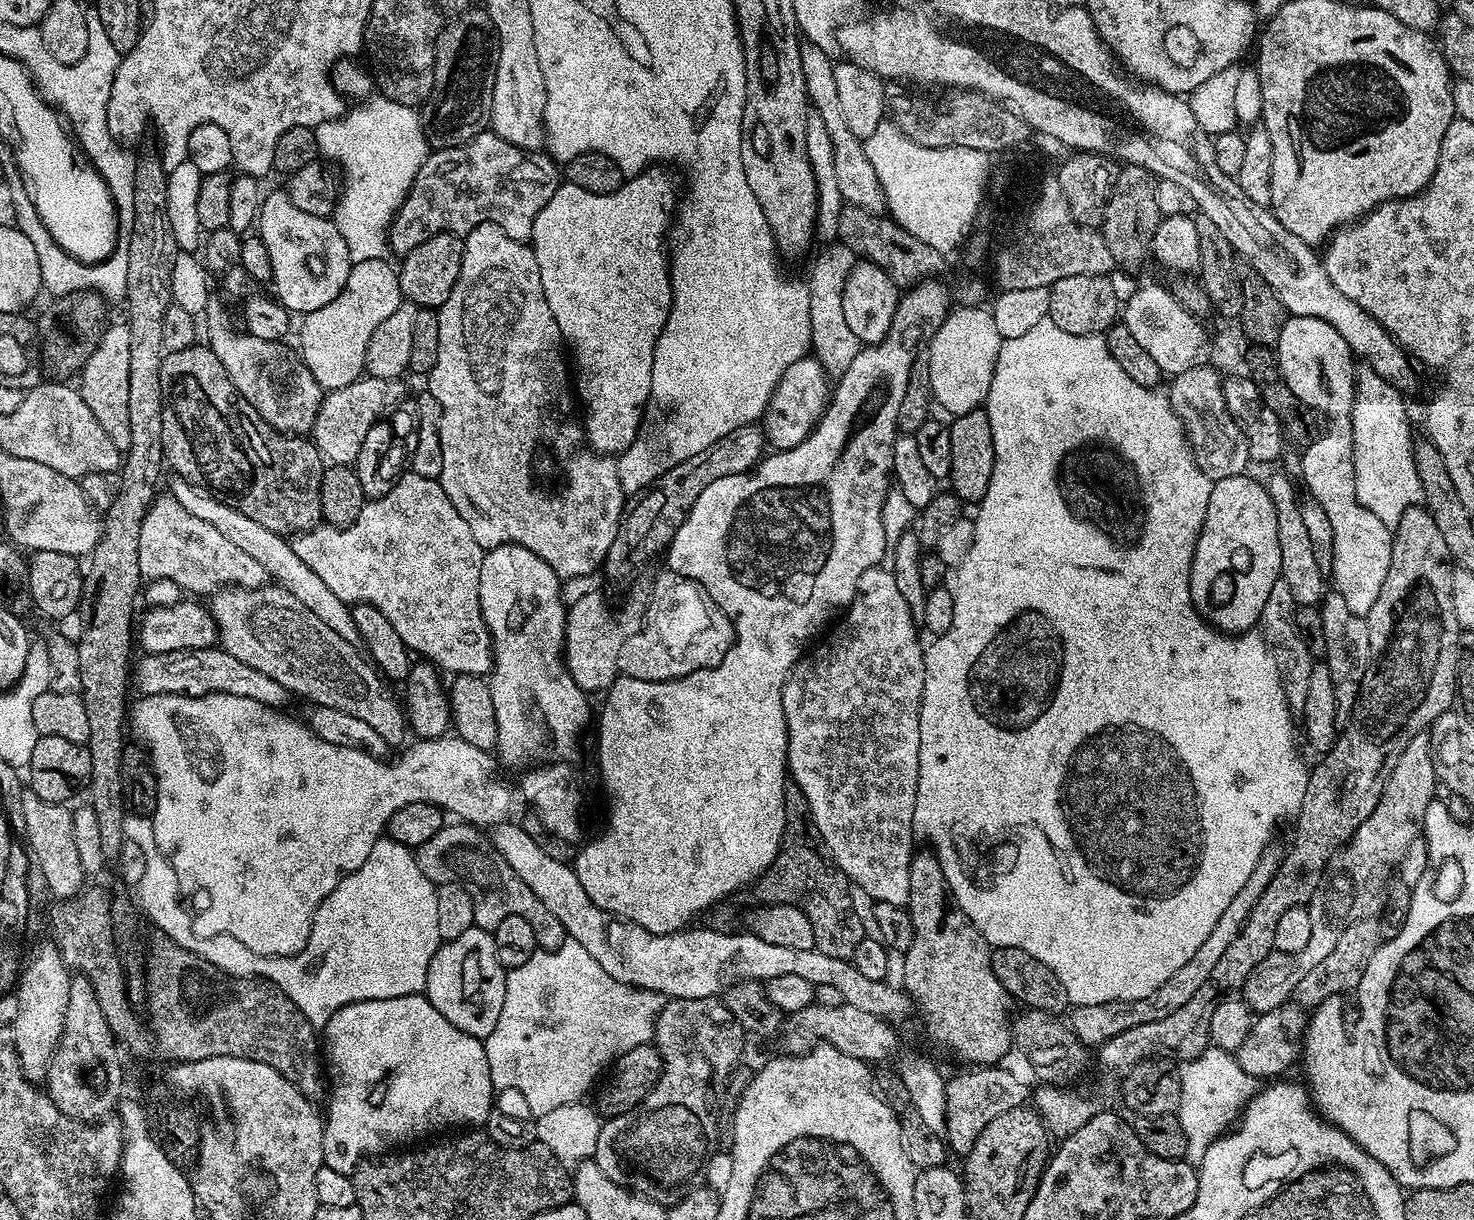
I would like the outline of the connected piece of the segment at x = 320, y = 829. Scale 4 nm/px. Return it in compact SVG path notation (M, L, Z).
M211 692L208 696L179 696L178 694L162 694L161 696L141 695L140 701L130 708L130 732L147 751L157 788L156 809L151 814L154 826L154 838L158 842L158 850L174 866L174 874L180 883L181 893L205 892L208 904L212 908L204 908L194 916L194 932L197 937L211 938L222 936L229 941L237 940L240 948L250 950L259 956L297 956L305 946L312 933L312 919L316 916L318 906L336 889L344 876L356 872L366 858L370 858L370 850L374 850L374 842L385 835L388 819L402 810L402 806L410 806L414 802L436 804L445 813L454 815L463 823L479 826L488 830L497 824L503 824L512 812L512 792L496 777L492 769L492 760L485 749L470 746L462 737L445 734L436 740L416 740L409 752L404 752L393 764L383 764L383 759L372 756L357 746L334 746L313 734L307 723L290 720L279 716L279 711L267 708L264 704L254 702L250 698L238 698L236 694L218 694Z

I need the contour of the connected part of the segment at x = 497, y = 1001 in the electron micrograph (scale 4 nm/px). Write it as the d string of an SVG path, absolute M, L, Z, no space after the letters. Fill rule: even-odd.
M473 926L458 938L441 943L428 967L426 978L428 1000L458 1030L471 1036L486 1037L498 1026L498 1014L502 1014L502 1002L506 998L506 969L498 962L495 935L487 928Z

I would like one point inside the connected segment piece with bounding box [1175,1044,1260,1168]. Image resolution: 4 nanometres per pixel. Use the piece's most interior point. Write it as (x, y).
(1215, 1090)

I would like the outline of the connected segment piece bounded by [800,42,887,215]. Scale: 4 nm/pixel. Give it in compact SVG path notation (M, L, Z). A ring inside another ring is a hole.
M807 42L800 45L800 57L811 111L822 118L822 122L826 126L826 134L830 134L830 142L834 146L834 175L837 177L838 190L841 191L847 205L866 210L868 213L883 215L887 209L885 192L866 158L864 141L856 137L850 130L850 126L846 126L846 117L842 115L838 89L834 83L833 57L818 46Z

